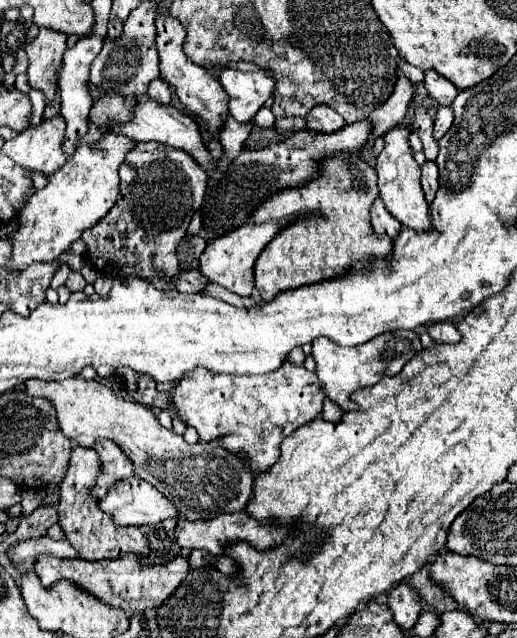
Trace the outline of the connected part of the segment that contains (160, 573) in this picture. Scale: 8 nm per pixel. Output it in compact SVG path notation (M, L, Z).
M40 555L34 561L34 573L40 577L40 583L50 589L54 583L66 579L72 581L78 589L84 589L88 595L100 599L110 607L118 607L128 615L146 615L148 611L158 609L184 581L188 575L190 565L186 557L176 557L168 565L142 565L136 557L124 559L104 559L104 561L80 561L78 557L72 559L58 559L50 555Z

